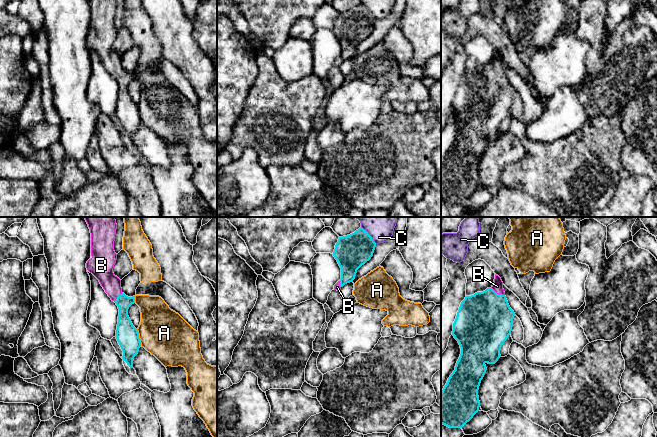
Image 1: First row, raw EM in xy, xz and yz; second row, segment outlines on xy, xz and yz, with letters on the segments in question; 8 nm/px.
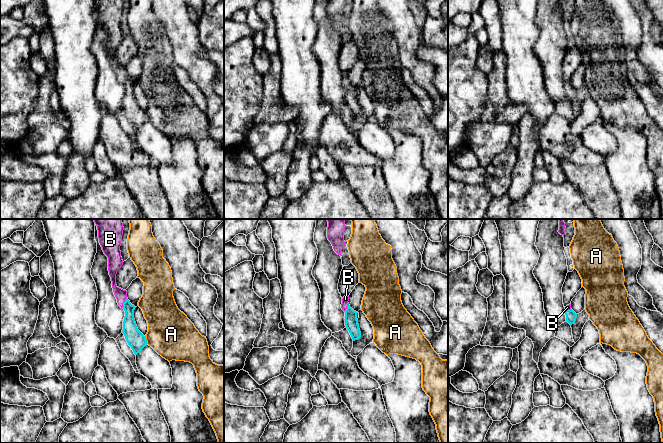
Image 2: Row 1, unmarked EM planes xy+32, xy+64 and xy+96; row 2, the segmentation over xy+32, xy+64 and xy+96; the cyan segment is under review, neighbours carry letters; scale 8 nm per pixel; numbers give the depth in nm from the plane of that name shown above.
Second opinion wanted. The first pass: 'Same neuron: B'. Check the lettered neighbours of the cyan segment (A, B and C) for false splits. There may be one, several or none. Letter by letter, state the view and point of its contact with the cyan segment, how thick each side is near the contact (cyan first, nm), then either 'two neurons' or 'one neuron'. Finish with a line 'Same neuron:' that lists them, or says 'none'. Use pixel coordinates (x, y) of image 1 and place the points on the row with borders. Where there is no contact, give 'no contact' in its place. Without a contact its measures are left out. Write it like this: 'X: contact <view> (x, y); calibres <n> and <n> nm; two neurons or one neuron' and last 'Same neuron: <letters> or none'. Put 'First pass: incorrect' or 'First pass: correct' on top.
First pass: correct
A: contact xy (138, 337); calibres 180 and 380 nm; two neurons
B: contact yz (498, 294); calibres 460 and 90 nm; one neuron
C: contact xz (369, 235); calibres 280 and 300 nm; two neurons
Same neuron: B

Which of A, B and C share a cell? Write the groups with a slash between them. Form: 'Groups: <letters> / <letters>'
Groups: A / B / C

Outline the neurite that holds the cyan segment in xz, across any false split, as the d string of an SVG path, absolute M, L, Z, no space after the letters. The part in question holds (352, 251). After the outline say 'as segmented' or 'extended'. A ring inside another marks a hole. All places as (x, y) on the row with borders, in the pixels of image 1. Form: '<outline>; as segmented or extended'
M363 228L354 233L339 237L333 256L341 268L341 279L334 285L334 290L353 282L357 270L373 256L376 243Z; extended

